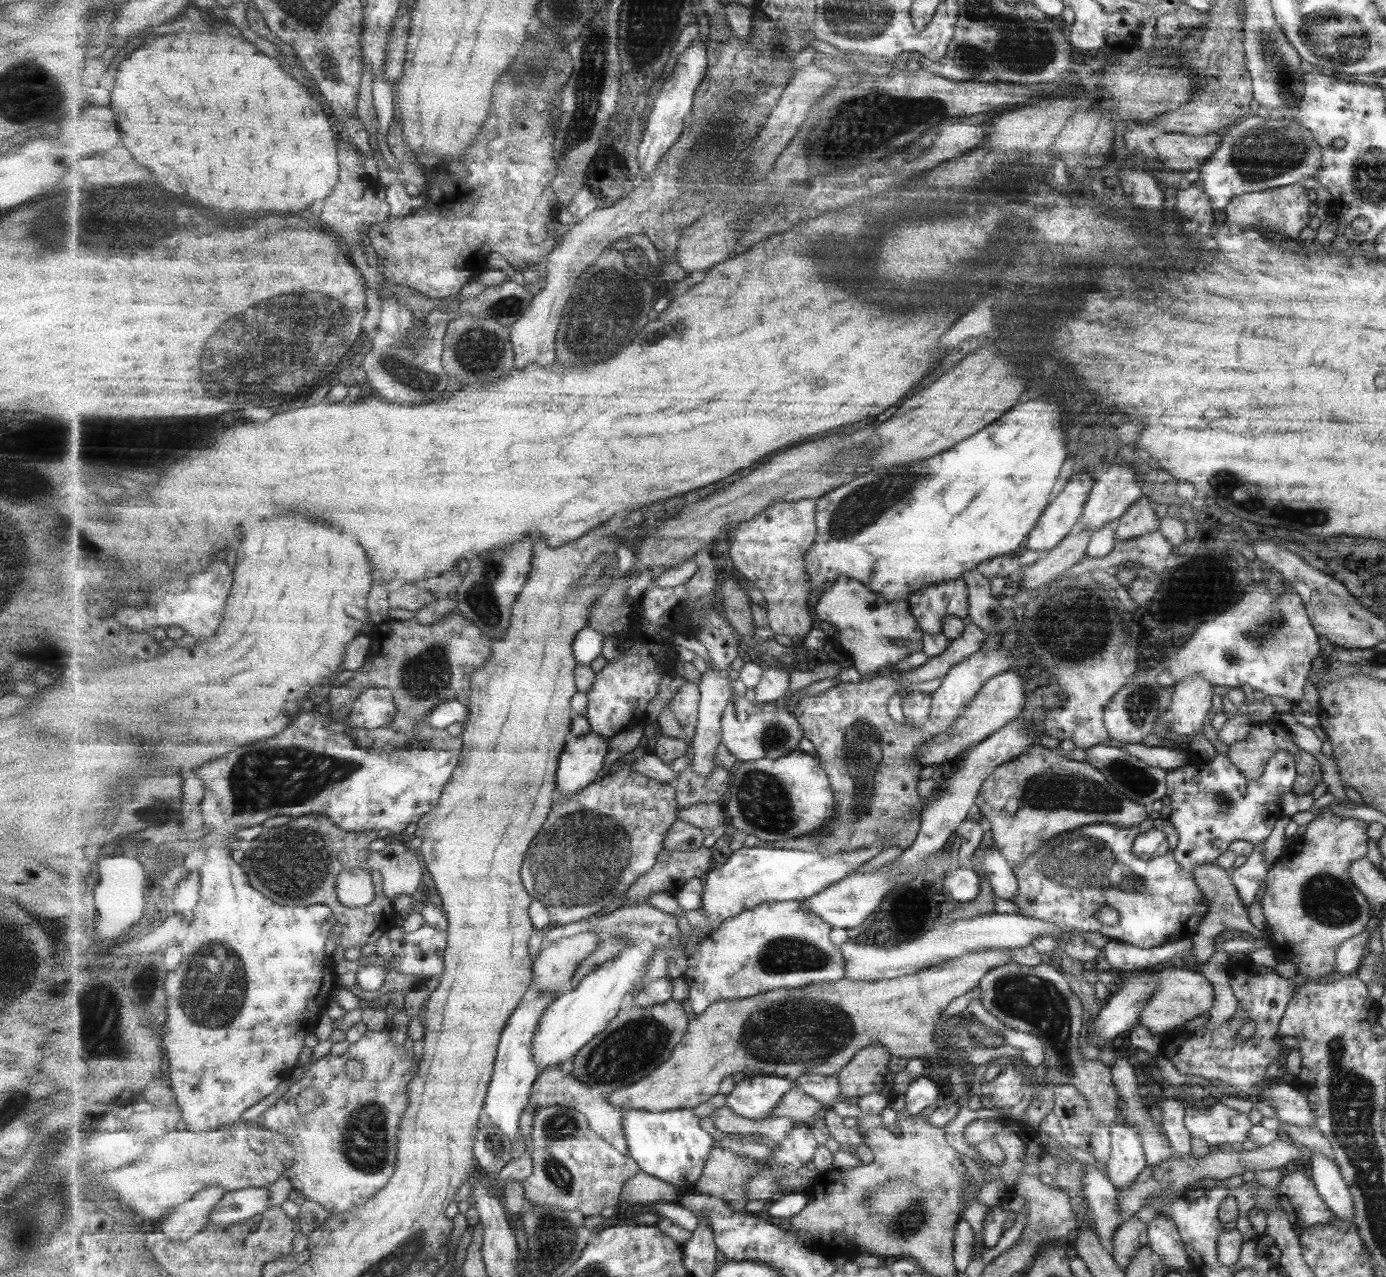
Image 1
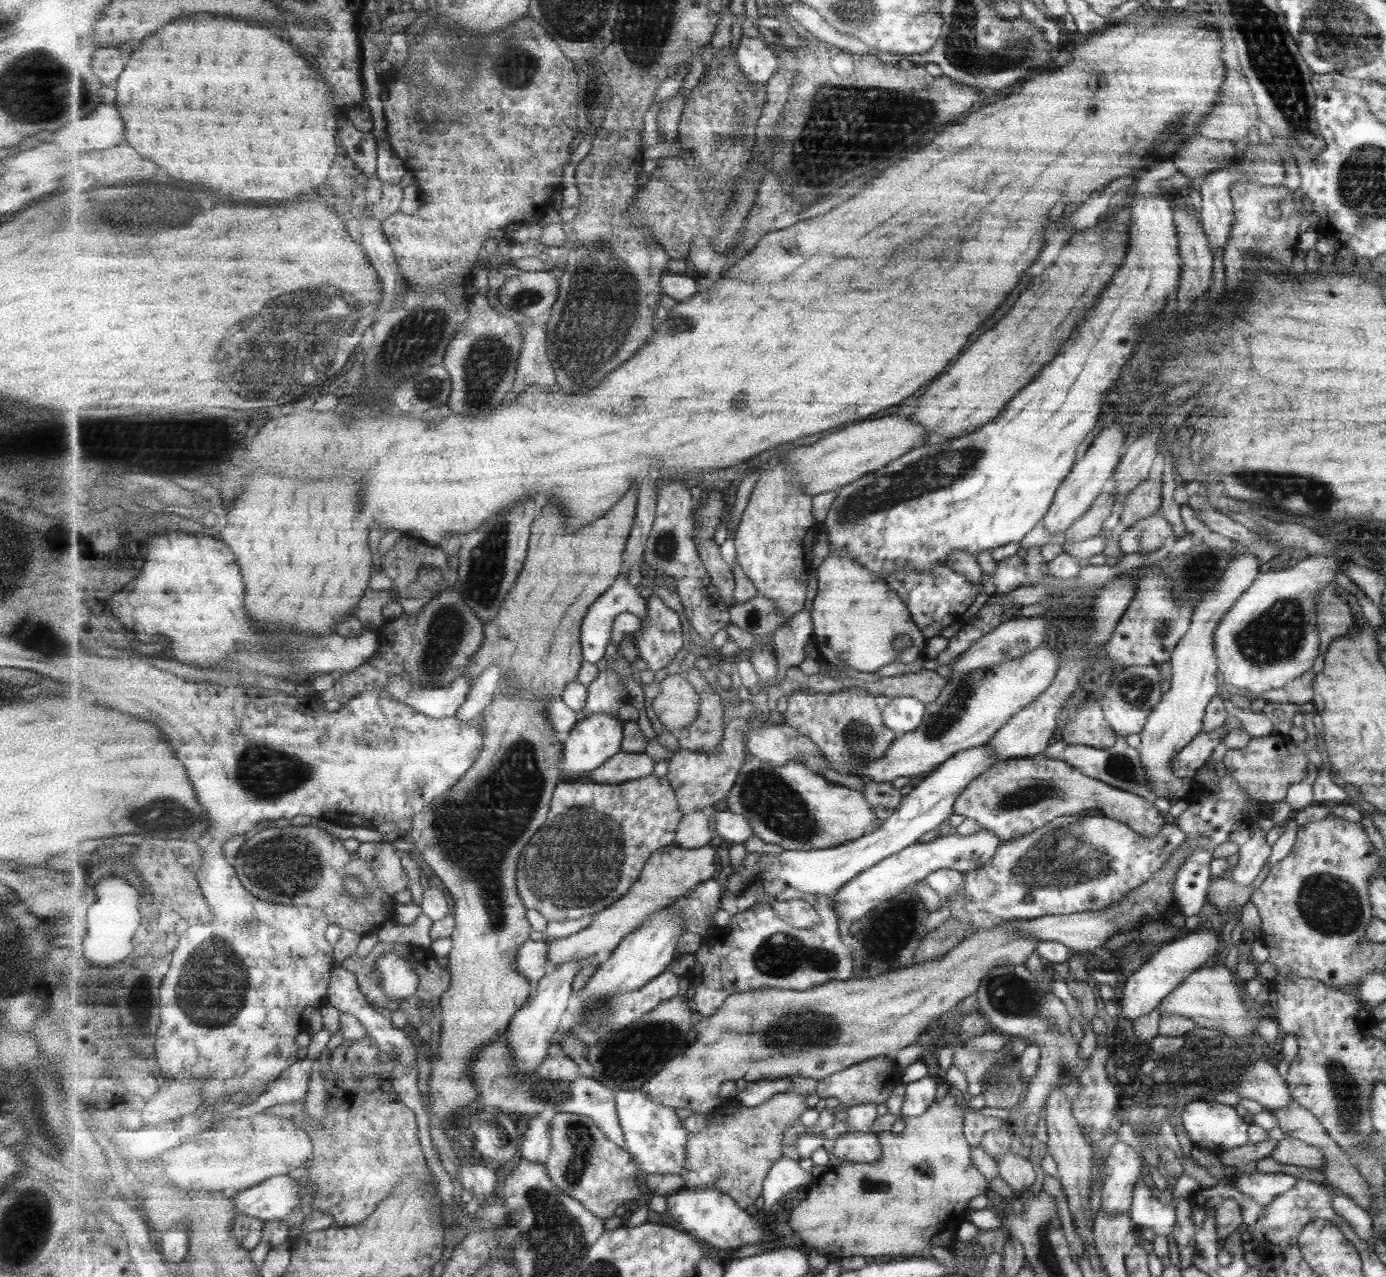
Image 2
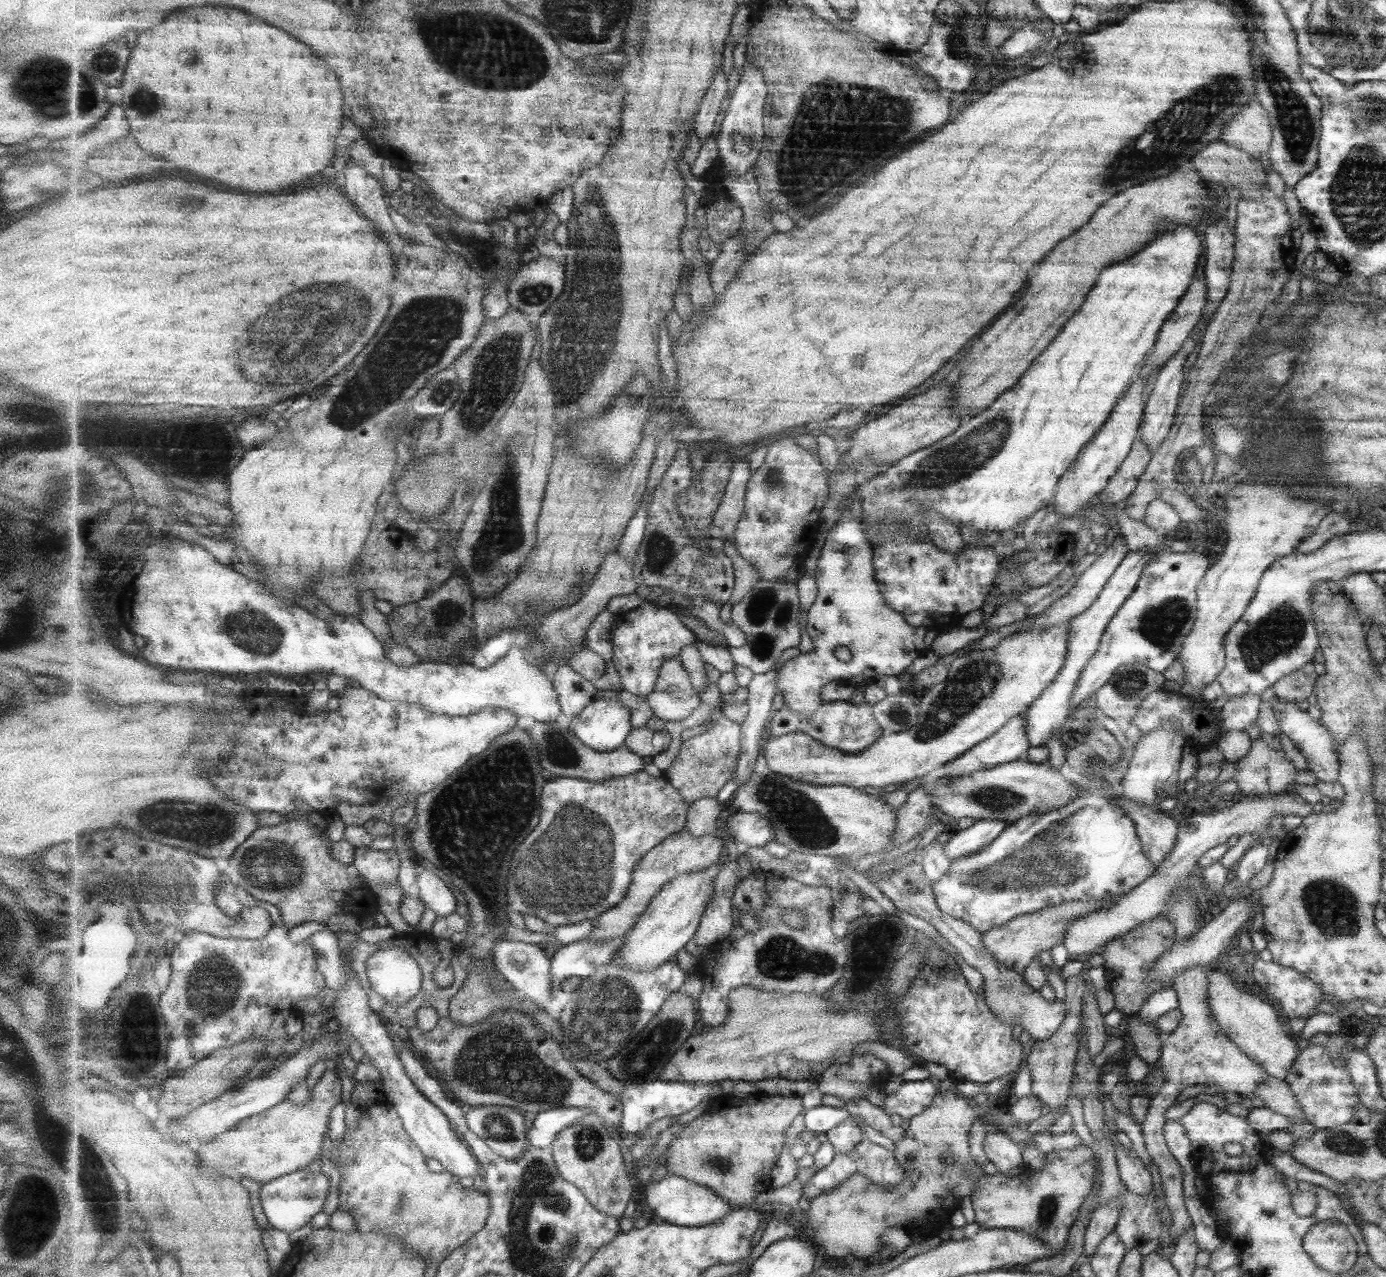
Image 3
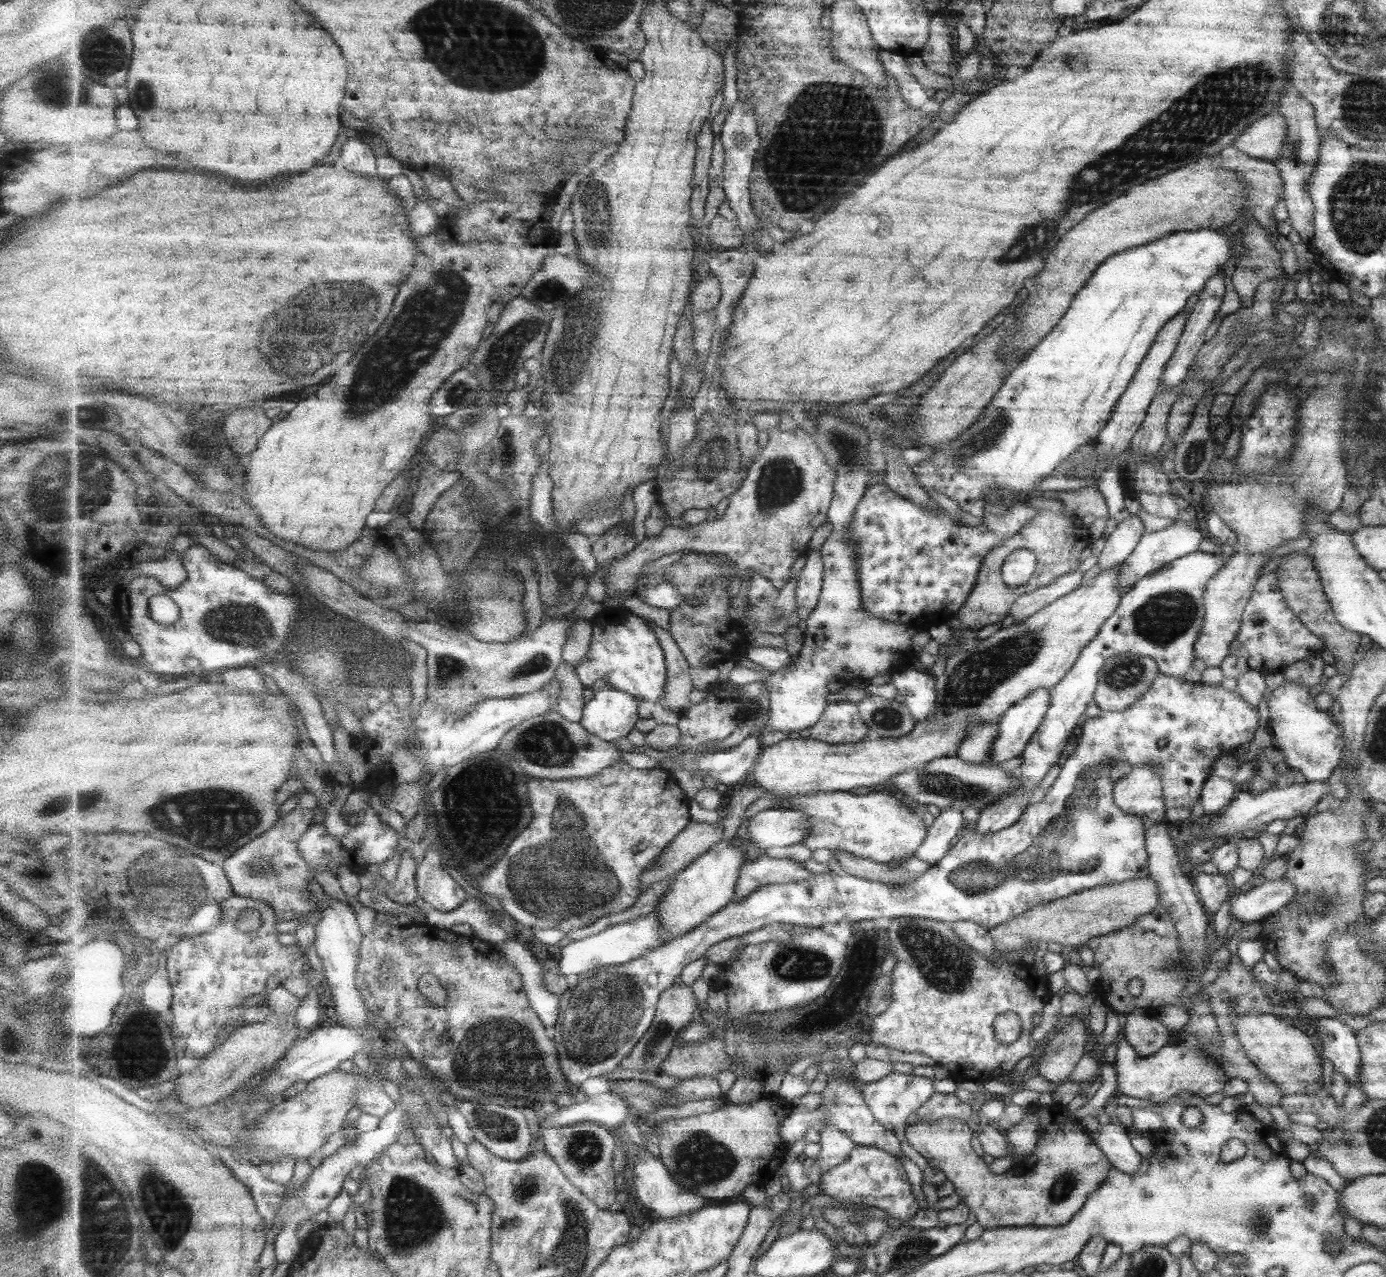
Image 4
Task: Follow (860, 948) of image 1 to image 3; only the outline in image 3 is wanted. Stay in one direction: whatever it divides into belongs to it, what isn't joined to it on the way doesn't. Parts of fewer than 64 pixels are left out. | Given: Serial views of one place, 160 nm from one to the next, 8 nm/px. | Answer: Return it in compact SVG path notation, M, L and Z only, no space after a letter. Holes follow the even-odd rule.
M1292 791L1256 797L1238 796L1232 799L1226 807L1212 813L1202 814L1197 810L1187 813L1178 818L1175 843L1173 843L1169 855L1163 859L1160 865L1155 866L1154 871L1141 884L1134 886L1125 894L1119 895L1118 899L1109 906L1104 906L1087 916L1070 922L1066 928L1062 945L1068 955L1089 954L1093 948L1103 946L1108 940L1126 933L1140 922L1149 920L1155 915L1165 914L1169 906L1171 891L1186 882L1187 874L1192 866L1196 866L1197 860L1203 852L1225 843L1230 836L1240 837L1243 834L1253 834L1253 832L1257 832L1259 835L1270 835L1270 822L1276 814L1298 816L1302 819L1311 813L1307 801Z

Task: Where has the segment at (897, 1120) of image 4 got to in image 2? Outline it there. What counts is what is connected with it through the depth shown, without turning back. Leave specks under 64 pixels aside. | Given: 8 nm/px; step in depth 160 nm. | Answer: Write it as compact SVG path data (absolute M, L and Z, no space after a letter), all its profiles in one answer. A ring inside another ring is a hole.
M935 1074L906 1085L906 1097L902 1108L902 1118L921 1116L936 1101L937 1083Z

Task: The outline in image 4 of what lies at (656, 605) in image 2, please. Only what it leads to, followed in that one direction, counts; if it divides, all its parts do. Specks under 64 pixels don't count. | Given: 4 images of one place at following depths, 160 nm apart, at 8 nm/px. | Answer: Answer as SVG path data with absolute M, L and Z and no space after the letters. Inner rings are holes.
M604 608L591 619L593 638L589 656L575 670L579 680L588 688L606 680L613 689L651 703L660 703L665 694L668 670L663 647L655 629L645 618L624 608Z

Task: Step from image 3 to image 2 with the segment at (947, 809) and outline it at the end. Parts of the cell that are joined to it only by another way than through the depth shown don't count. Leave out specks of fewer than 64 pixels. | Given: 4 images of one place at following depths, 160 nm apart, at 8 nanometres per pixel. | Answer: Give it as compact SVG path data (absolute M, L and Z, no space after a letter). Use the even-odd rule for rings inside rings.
M1037 755L995 762L957 798L954 814L972 818L979 829L995 834L999 843L1026 837L1054 818L1090 812L1090 809L1126 824L1139 837L1151 838L1169 820L1167 815L1153 807L1152 800L1152 796L1131 794L1085 777L1060 759L1046 759L1043 755Z

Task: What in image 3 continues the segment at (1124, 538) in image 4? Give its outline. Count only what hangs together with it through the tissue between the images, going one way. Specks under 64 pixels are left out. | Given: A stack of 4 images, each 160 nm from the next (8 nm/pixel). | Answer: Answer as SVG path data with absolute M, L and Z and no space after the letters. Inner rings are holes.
M1118 534L1114 538L1112 544L1108 546L1105 551L1092 562L1092 564L1089 564L1089 567L1078 575L1077 581L1073 583L1071 589L1061 598L1053 601L1047 609L1043 610L1043 613L1039 613L1039 615L1037 615L1023 631L1028 631L1029 629L1042 629L1043 627L1062 623L1063 621L1069 622L1075 615L1083 612L1083 610L1095 600L1095 597L1099 594L1105 581L1112 575L1112 572L1117 568L1117 565L1123 560L1123 557L1128 551L1124 538Z

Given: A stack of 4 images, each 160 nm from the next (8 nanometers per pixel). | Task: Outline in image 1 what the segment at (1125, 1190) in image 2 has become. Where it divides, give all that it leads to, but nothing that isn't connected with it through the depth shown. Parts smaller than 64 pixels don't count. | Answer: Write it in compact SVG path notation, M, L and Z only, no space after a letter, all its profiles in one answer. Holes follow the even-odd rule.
M1121 1123L1110 1126L1110 1151L1104 1162L1106 1178L1116 1193L1127 1189L1146 1167L1143 1149L1135 1127Z

